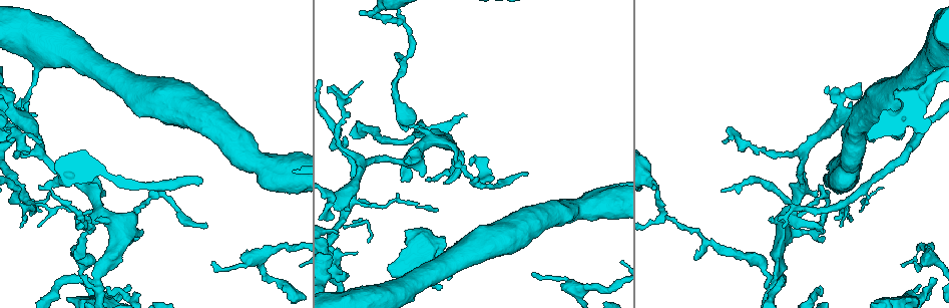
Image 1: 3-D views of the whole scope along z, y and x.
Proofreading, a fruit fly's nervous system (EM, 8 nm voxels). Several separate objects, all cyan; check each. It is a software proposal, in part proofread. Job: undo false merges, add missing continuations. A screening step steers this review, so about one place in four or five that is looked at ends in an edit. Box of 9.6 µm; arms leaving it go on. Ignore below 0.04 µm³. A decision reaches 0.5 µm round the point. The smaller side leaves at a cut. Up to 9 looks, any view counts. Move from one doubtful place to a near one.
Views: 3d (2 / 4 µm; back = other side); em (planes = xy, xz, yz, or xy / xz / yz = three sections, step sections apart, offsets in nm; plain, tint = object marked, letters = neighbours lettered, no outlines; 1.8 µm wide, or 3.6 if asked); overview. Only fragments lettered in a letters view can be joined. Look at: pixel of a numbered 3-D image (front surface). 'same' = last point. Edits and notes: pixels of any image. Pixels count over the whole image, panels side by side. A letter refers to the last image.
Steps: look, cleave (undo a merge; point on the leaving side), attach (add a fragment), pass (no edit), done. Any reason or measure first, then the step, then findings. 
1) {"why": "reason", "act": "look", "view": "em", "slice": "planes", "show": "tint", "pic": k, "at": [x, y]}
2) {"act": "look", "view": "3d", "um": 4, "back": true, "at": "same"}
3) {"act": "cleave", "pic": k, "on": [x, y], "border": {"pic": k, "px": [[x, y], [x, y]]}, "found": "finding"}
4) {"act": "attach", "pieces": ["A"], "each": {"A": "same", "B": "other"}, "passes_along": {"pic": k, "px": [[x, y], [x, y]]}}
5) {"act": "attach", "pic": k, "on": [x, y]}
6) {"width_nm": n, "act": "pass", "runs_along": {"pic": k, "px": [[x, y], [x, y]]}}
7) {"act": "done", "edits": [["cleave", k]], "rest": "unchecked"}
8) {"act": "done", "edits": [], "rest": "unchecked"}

{"why": "a fork", "act": "look", "view": "em", "slice": "planes", "show": "letters", "pic": 1, "at": [402, 21]}

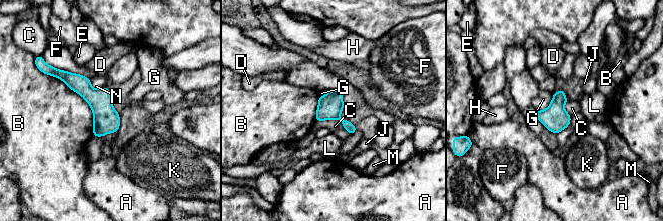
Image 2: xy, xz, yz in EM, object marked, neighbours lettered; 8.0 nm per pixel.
{"act": "pass", "each": {"A": "other", "B": "other", "C": "other", "D": "other", "E": "other", "F": "other", "G": "other", "H": "other", "J": "other", "K": "other", "L": "other", "M": "other", "N": "other"}, "border": {"pic": 2, "px": [[324, 120], [338, 119], [350, 134]]}, "found": "all the same neuron"}

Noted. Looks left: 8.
{"why": "abrupt turn", "act": "look", "view": "em", "slice": "planes", "show": "letters", "pic": 1, "at": [772, 285]}

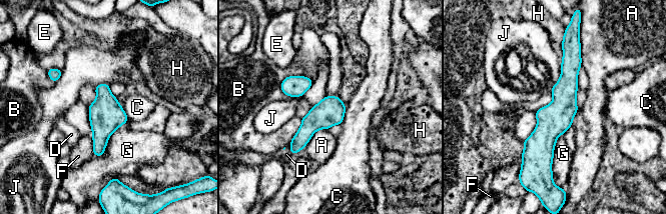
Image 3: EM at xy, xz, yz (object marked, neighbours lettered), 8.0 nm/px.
{"width_nm": 240, "act": "pass", "each": {"A": "other", "B": "other", "C": "other", "D": "other", "E": "other", "F": "other", "G": "other", "H": "other", "J": "other"}, "border": {"pic": 3, "px": [[346, 105], [344, 120], [341, 123]]}, "found": "all the same neuron"}

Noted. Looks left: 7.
{"act": "look", "view": "3d", "um": 4, "pic": 1, "at": [930, 280]}

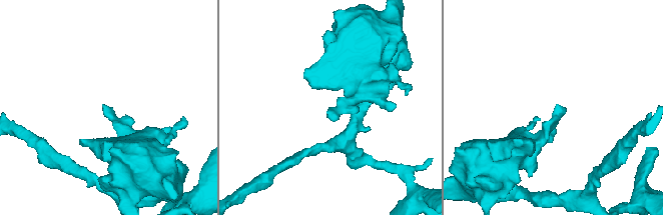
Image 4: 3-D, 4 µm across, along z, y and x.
{"act": "look", "view": "em", "slice": "planes", "show": "plain", "pic": 4, "at": [327, 111]}

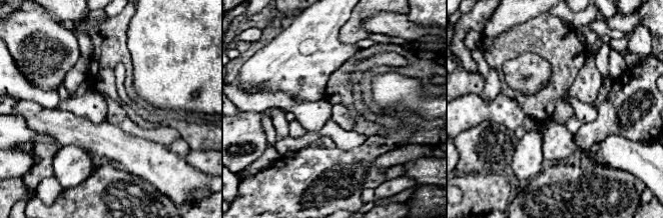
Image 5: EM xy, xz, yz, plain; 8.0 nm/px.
{"act": "look", "view": "em", "slice": "planes", "show": "letters", "at": "same"}

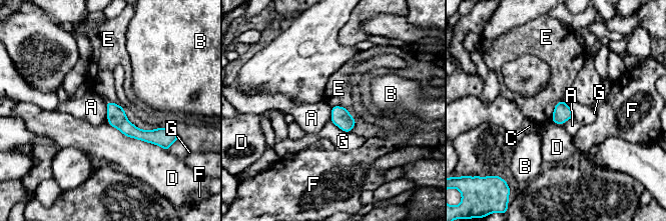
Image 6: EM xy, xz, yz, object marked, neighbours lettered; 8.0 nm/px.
{"act": "pass", "each": {"A": "other", "B": "other", "C": "other", "D": "other", "E": "other", "F": "other", "G": "other"}, "runs_along": {"pic": 6, "px": [[109, 104], [133, 132], [165, 131]]}, "found": "none of them fits"}

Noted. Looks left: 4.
{"why": "three arms meet", "act": "look", "view": "3d", "um": 2, "pic": 1, "at": [19, 128]}

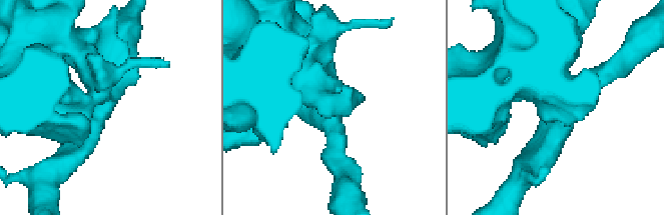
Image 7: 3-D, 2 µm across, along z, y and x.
{"arms": 3, "arm_widths_nm": [220, 240, 400], "act": "look", "view": "em", "slice": "planes", "show": "letters", "pic": 7, "at": [107, 103]}

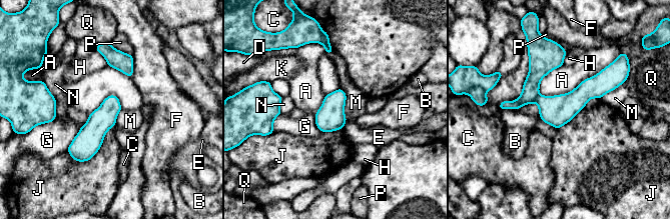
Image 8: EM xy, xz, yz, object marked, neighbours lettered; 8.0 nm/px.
{"width_nm": 190, "act": "cleave", "pic": 8, "on": [538, 68], "each": {"A": "other", "B": "other", "C": "other", "D": "other", "E": "other", "F": "other", "G": "other", "H": "other", "J": "other", "K": "other", "M": "other", "N": "other", "P": "other", "Q": "other"}, "found": "a second neuron is stuck on"}

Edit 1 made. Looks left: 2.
{"act": "done", "edits": [["cleave", 8]], "rest": "unchecked"}

